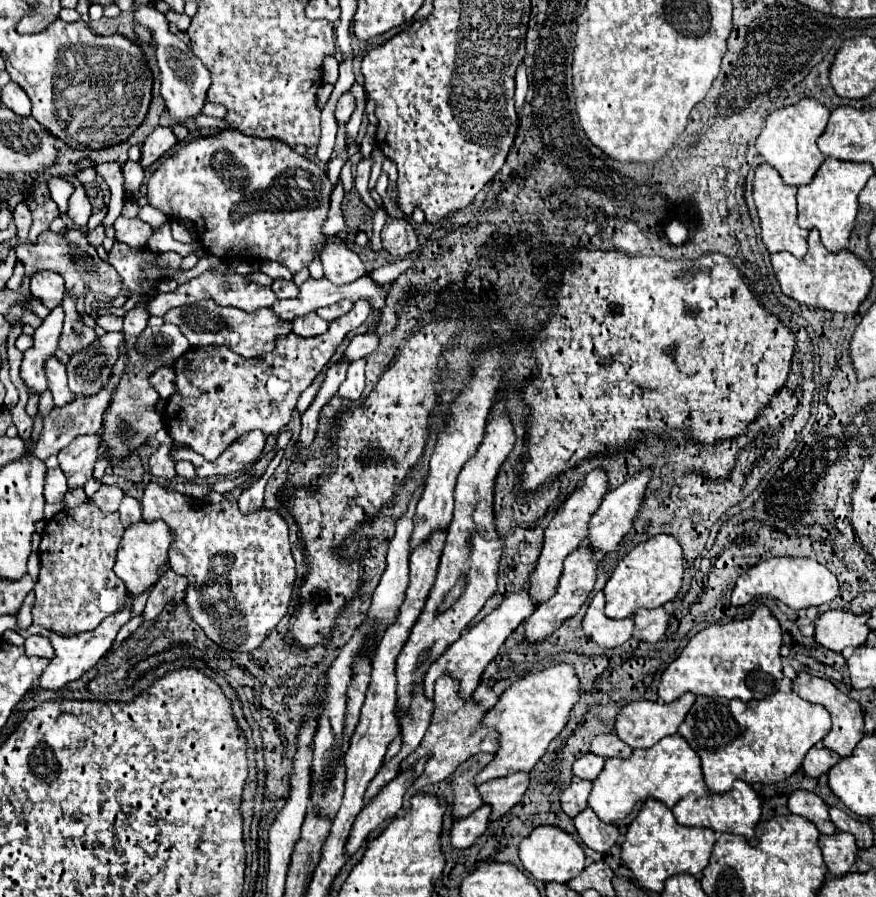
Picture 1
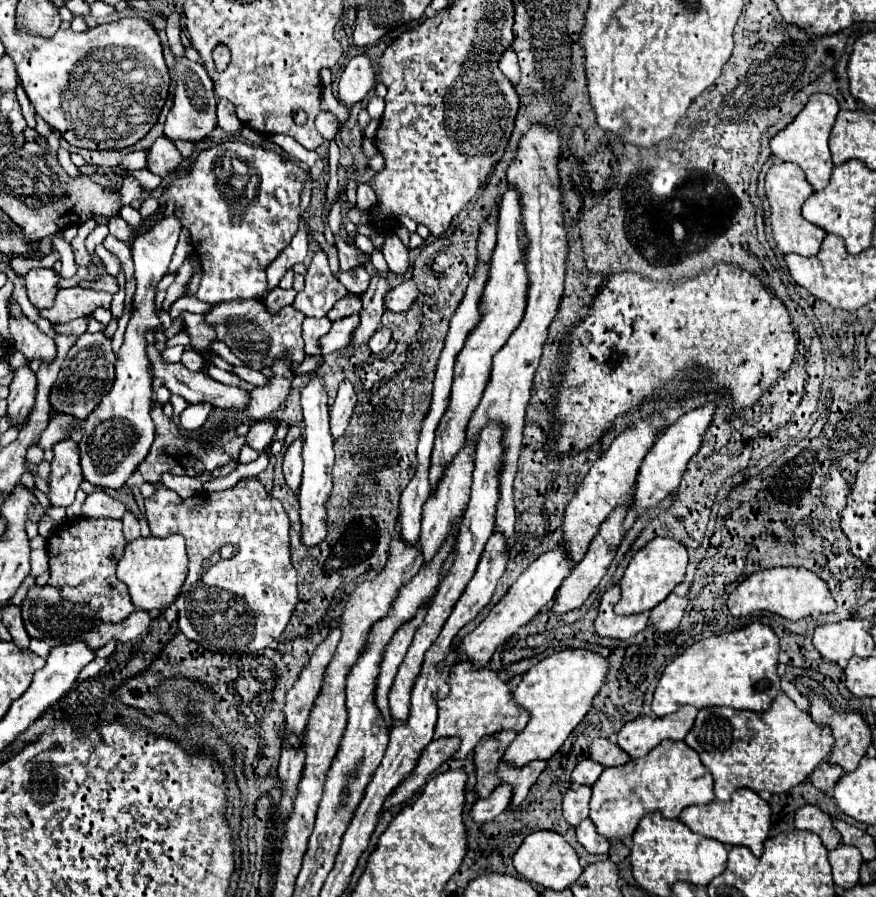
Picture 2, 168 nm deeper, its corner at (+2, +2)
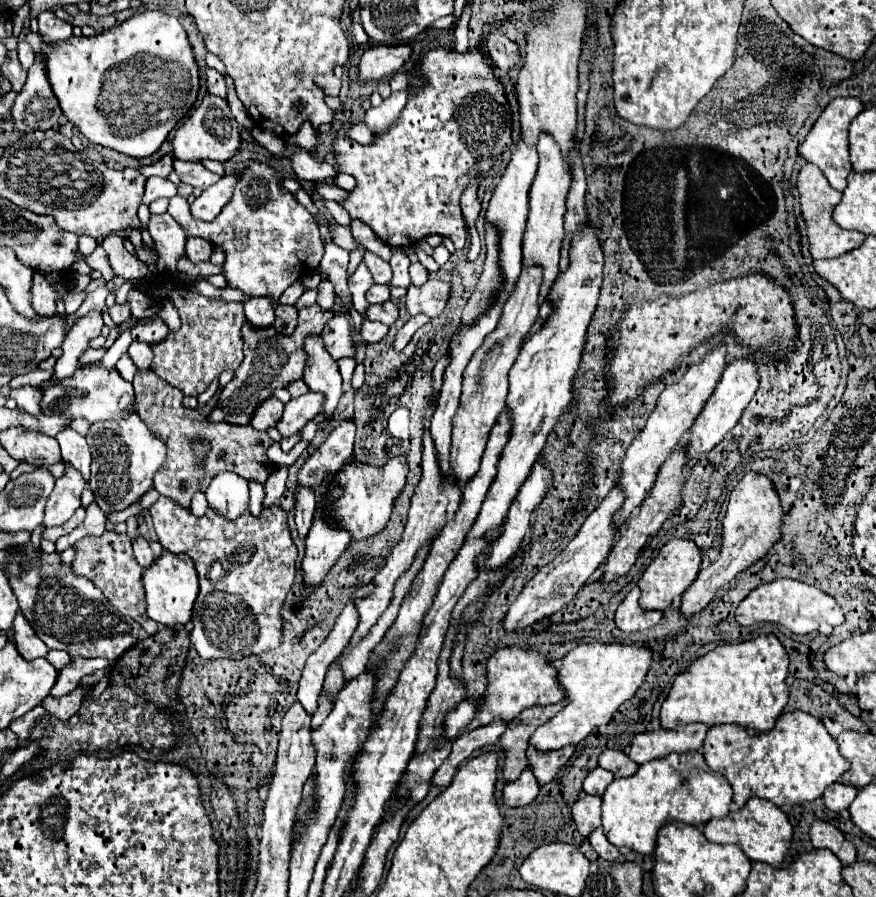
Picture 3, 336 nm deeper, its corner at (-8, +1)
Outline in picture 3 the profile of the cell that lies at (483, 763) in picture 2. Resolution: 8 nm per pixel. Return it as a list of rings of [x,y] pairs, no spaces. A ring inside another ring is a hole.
[[[561,700],[557,704],[549,704],[545,708],[529,708],[517,720],[511,720],[507,724],[505,734],[501,736],[499,744],[505,748],[505,766],[503,766],[503,776],[507,782],[515,782],[521,772],[527,768],[527,746],[529,746],[529,736],[533,736],[535,728],[553,718],[569,700]]]

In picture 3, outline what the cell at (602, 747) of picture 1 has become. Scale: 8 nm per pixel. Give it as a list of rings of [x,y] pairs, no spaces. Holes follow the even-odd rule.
[[[605,750],[601,756],[599,756],[599,766],[613,772],[615,778],[627,778],[627,776],[633,776],[639,766],[621,750]]]

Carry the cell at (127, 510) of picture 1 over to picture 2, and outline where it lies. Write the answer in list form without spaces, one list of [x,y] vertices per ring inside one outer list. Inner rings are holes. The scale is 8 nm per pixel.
[[[131,511],[123,515],[123,533],[125,533],[125,541],[133,541],[139,537],[139,519]]]

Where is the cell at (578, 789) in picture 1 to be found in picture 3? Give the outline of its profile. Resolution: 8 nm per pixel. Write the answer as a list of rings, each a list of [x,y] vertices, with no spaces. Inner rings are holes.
[[[581,794],[573,804],[573,820],[579,834],[589,836],[595,828],[601,826],[601,798]]]

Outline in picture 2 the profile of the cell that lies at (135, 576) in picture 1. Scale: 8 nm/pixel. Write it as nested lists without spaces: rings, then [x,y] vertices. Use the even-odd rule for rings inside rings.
[[[169,535],[163,539],[139,537],[125,545],[123,557],[117,563],[117,577],[129,589],[131,601],[135,607],[145,611],[163,611],[169,607],[181,591],[181,585],[187,575],[187,553],[185,539],[181,535]]]

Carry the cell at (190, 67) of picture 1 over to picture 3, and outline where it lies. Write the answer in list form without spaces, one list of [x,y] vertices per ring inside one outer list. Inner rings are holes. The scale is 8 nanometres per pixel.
[[[213,94],[205,96],[201,106],[195,108],[191,116],[183,120],[183,124],[177,128],[173,148],[175,148],[173,156],[185,162],[203,162],[203,160],[227,162],[229,158],[233,158],[241,148],[241,136],[239,136],[239,124],[231,114],[229,104]]]

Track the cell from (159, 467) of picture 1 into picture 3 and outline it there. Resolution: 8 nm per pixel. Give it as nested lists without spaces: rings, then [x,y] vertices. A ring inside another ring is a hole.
[[[195,494],[193,496],[193,504],[191,504],[191,514],[197,516],[197,518],[201,518],[201,516],[205,516],[205,512],[207,512],[207,500],[205,500],[205,496],[203,494]]]

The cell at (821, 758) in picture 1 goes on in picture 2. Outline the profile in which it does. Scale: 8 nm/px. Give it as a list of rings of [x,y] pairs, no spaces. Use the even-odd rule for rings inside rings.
[[[829,761],[819,763],[819,767],[811,773],[811,783],[821,789],[821,791],[829,791],[833,789],[833,785],[837,783],[837,779],[843,775],[843,769],[839,765],[831,765]]]

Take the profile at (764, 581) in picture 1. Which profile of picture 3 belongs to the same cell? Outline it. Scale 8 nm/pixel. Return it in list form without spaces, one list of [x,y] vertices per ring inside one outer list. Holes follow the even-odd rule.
[[[781,578],[769,584],[761,584],[759,588],[751,590],[749,596],[739,604],[737,612],[735,612],[735,620],[739,626],[751,626],[751,624],[759,624],[759,622],[773,622],[779,626],[785,626],[789,632],[805,636],[805,634],[813,634],[821,628],[821,624],[829,624],[829,626],[839,626],[845,622],[843,610],[839,608],[839,604],[827,596],[825,592],[821,592],[815,586],[803,584],[799,580],[791,580],[791,578]]]

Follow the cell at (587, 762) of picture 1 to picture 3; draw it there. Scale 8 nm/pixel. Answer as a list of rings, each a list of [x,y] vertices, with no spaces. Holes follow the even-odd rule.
[[[595,768],[587,774],[585,782],[583,782],[583,790],[585,794],[595,794],[595,796],[603,796],[605,788],[613,782],[613,774],[609,770],[603,770],[603,768]]]

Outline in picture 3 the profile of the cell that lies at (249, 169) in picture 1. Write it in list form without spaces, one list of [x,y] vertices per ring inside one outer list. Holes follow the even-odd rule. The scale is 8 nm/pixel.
[[[253,162],[241,174],[241,182],[237,184],[231,202],[213,222],[195,220],[183,198],[173,198],[173,202],[169,202],[169,214],[183,224],[189,236],[201,236],[225,250],[225,278],[231,288],[239,288],[249,296],[279,300],[285,288],[303,274],[313,272],[323,258],[325,244],[319,236],[315,216],[309,214],[291,192],[283,190],[281,176],[265,164]]]

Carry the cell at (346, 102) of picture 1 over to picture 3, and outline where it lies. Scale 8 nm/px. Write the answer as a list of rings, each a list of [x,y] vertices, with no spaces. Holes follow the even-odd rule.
[[[371,46],[365,50],[359,62],[359,74],[365,82],[383,80],[387,74],[401,70],[401,66],[411,58],[411,46]]]

